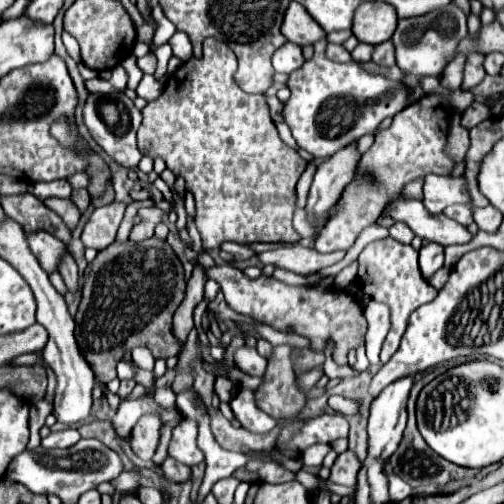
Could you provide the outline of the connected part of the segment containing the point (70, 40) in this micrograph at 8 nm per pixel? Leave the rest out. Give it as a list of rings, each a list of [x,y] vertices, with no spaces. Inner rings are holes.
[[[64,30],[64,32],[62,32],[62,42],[64,42],[64,46],[66,46],[68,54],[70,54],[76,62],[80,62],[80,46],[78,46],[76,38],[74,38],[74,36],[70,36],[70,34]]]

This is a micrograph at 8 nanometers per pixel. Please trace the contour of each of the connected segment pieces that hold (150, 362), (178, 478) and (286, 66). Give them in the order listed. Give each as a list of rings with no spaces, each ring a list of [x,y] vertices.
[[[134,348],[134,350],[132,350],[132,360],[134,360],[142,370],[152,370],[152,368],[154,368],[154,356],[148,352],[148,348]]]
[[[170,456],[164,460],[162,464],[162,470],[164,470],[164,478],[168,482],[186,482],[190,478],[190,468],[184,466],[184,464],[176,464],[176,460],[172,460]]]
[[[286,42],[286,44],[284,44],[280,50],[276,50],[274,56],[272,56],[272,66],[274,66],[276,72],[286,72],[286,74],[290,74],[290,72],[298,70],[302,64],[304,64],[302,48],[296,46],[296,44],[290,44],[290,42]]]

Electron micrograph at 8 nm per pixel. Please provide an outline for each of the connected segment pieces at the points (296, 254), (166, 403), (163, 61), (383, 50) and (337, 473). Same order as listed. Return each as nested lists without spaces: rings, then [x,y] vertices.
[[[284,244],[276,250],[268,250],[262,254],[256,254],[258,260],[266,266],[266,264],[274,264],[280,268],[286,268],[290,272],[308,276],[308,274],[316,274],[322,268],[328,268],[336,262],[340,262],[344,258],[346,252],[330,252],[330,254],[320,254],[314,248],[306,248],[300,244]]]
[[[163,387],[156,390],[155,400],[164,406],[164,408],[176,408],[176,394],[173,392],[171,387]]]
[[[153,42],[149,43],[149,47],[157,58],[157,68],[154,73],[154,77],[159,80],[167,74],[168,61],[173,55],[172,48],[169,43],[166,43],[160,47],[154,47]]]
[[[392,40],[382,42],[382,44],[376,46],[374,56],[372,56],[372,62],[374,64],[380,64],[380,66],[386,66],[386,68],[390,68],[390,66],[396,64],[396,48],[394,48]]]
[[[346,450],[336,458],[334,466],[330,468],[328,480],[334,482],[334,484],[356,484],[358,470],[360,470],[360,462],[358,462],[356,454]]]

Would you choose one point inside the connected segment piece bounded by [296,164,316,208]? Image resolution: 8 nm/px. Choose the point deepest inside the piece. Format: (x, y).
(305, 180)

